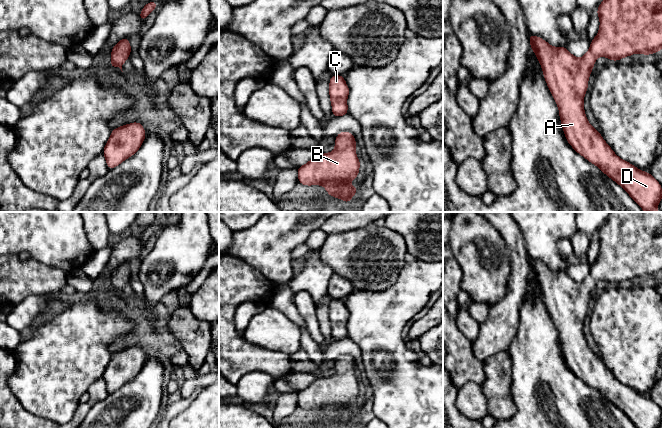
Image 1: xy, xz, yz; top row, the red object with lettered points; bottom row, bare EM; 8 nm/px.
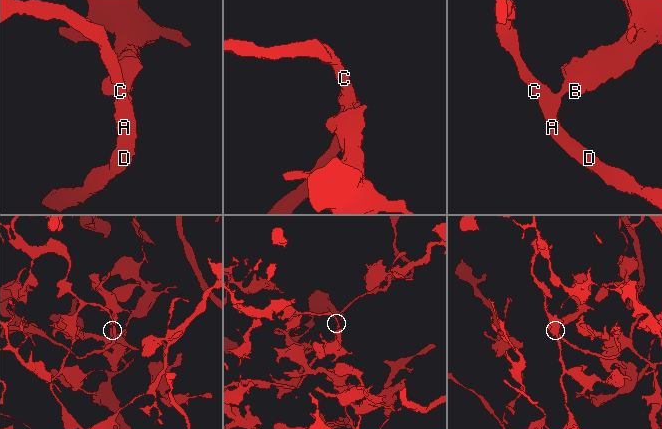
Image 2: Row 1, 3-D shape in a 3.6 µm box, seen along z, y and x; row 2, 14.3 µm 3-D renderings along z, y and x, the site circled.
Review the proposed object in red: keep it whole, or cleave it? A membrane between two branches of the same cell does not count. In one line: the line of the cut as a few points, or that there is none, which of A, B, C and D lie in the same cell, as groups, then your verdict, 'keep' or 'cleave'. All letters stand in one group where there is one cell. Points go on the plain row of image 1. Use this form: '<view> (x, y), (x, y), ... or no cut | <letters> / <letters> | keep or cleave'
no cut | A B C D | keep

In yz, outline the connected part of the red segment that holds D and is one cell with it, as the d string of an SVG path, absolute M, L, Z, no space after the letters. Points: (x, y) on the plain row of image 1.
M611 212L606 222L599 229L596 237L600 243L600 251L596 261L590 265L590 273L578 283L567 271L552 271L544 263L528 259L531 273L541 288L544 303L559 332L559 340L567 366L590 387L599 391L609 402L619 408L637 428L659 428L662 425L662 410L649 397L639 394L634 389L619 382L611 371L604 365L600 356L589 348L584 336L584 319L588 313L588 303L592 296L596 282L603 280L612 285L619 285L634 277L646 280L660 276L662 273L662 212Z

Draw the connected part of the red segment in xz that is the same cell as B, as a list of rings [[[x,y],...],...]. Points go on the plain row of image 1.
[[[344,355],[337,358],[334,368],[334,375],[317,378],[297,392],[298,406],[306,410],[322,409],[328,419],[349,428],[358,413],[347,408],[358,402],[360,384],[355,377],[357,367],[351,356]]]

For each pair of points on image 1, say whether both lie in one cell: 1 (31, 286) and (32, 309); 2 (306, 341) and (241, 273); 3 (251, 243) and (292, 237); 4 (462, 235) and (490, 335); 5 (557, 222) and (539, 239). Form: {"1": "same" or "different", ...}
{"1": "different", "2": "different", "3": "same", "4": "different", "5": "same"}

